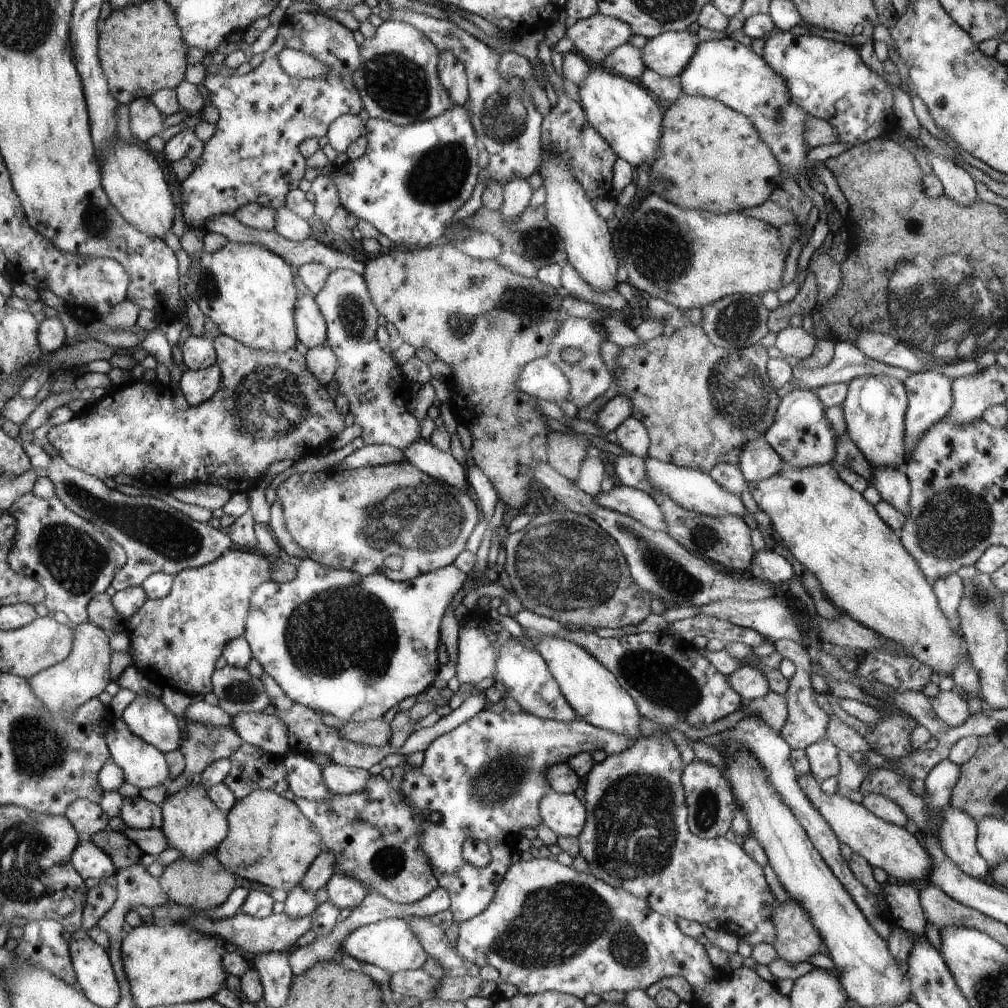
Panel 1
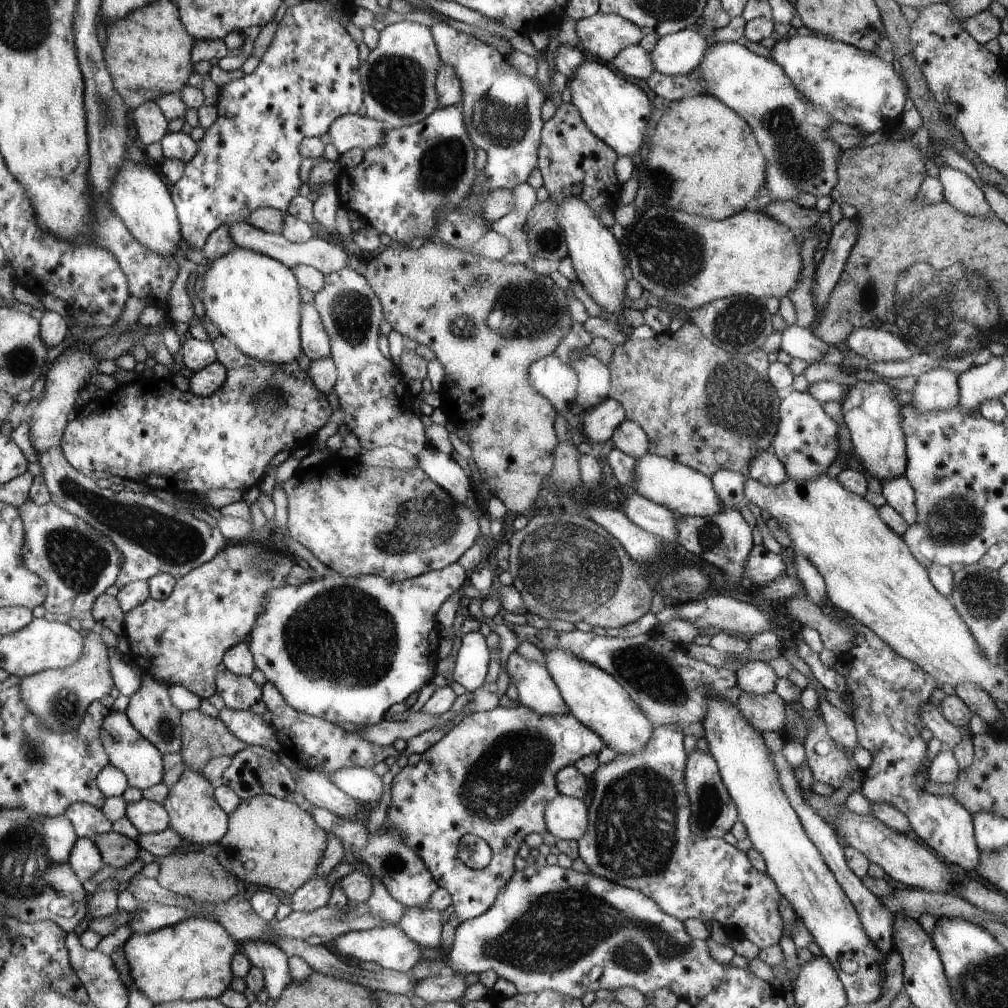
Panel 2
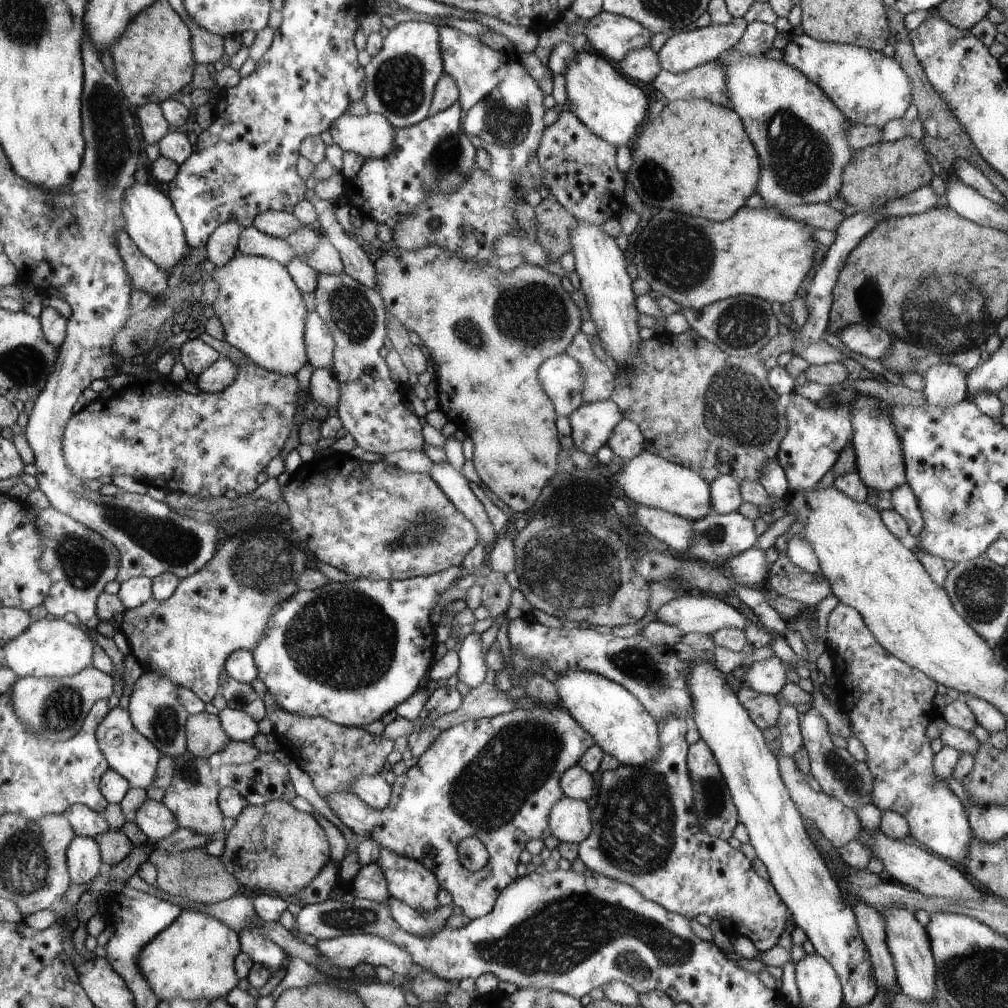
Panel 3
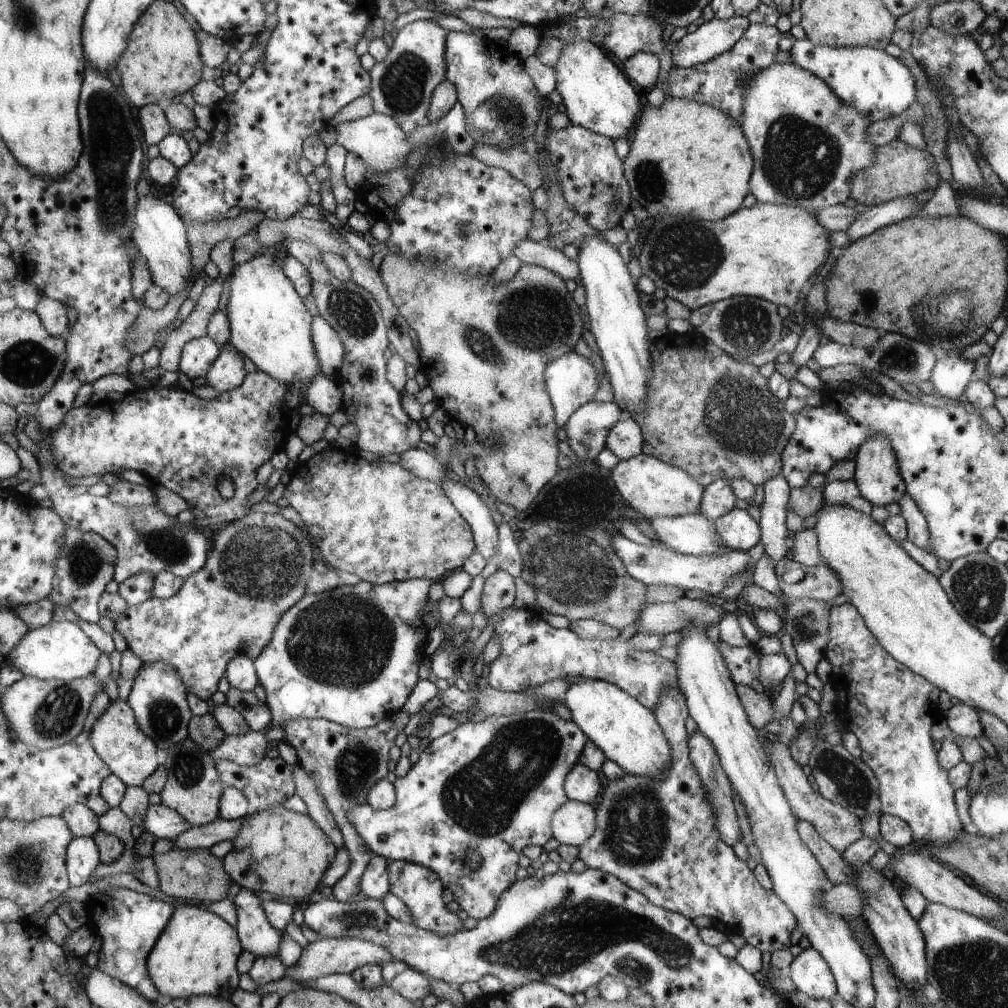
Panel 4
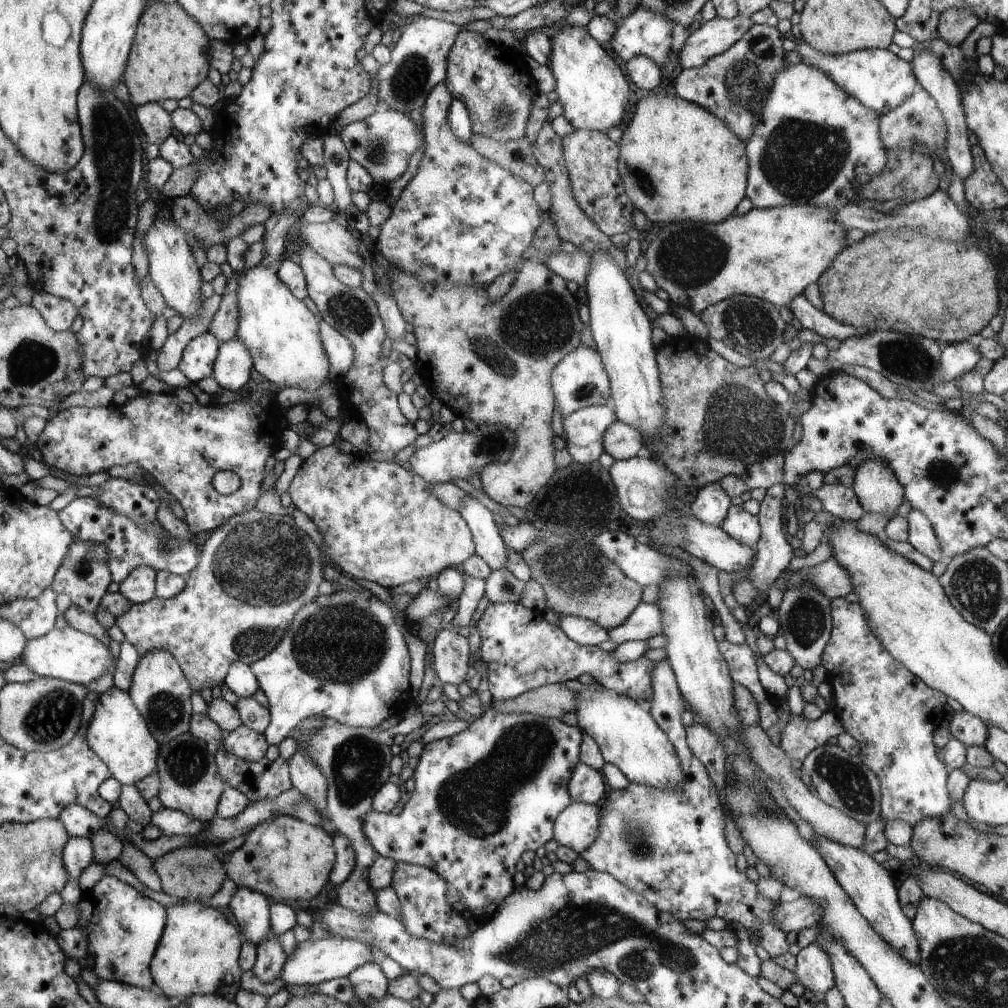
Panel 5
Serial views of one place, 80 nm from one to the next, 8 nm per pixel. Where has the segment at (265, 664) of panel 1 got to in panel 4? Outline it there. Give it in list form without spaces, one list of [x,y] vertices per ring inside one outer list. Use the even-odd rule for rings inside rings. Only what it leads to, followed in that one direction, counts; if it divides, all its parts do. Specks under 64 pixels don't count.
[[[408,579],[397,583],[384,583],[383,585],[375,585],[368,581],[360,581],[356,585],[340,585],[334,590],[322,591],[319,593],[305,594],[300,604],[296,603],[292,608],[285,612],[283,618],[279,621],[278,628],[275,629],[275,634],[270,639],[265,650],[258,655],[254,660],[255,671],[260,680],[262,688],[266,693],[266,706],[271,712],[271,721],[269,722],[270,729],[266,732],[267,740],[276,740],[280,742],[281,736],[276,732],[280,732],[280,728],[287,720],[296,719],[324,719],[351,729],[363,729],[368,727],[376,727],[376,724],[384,718],[392,718],[399,710],[402,710],[404,703],[408,700],[408,696],[414,691],[414,687],[418,684],[418,666],[416,658],[418,654],[423,653],[426,644],[428,644],[428,628],[419,615],[419,610],[422,605],[428,601],[428,592],[430,586],[440,580],[426,579]]]

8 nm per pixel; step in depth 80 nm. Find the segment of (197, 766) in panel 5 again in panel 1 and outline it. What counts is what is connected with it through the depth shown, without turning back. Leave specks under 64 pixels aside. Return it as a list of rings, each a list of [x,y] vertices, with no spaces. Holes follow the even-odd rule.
[[[200,782],[190,783],[188,786],[182,787],[179,791],[167,795],[167,797],[160,804],[162,814],[164,816],[164,824],[161,829],[166,833],[169,840],[170,848],[180,850],[181,856],[190,860],[204,859],[209,854],[210,850],[215,850],[224,842],[226,835],[229,834],[228,815],[223,813],[210,800],[208,789]]]

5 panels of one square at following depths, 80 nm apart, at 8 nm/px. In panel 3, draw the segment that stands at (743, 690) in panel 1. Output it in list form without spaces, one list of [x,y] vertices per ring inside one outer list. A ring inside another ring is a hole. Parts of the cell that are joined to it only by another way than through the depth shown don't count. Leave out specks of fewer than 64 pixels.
[[[772,656],[768,659],[756,661],[748,669],[746,685],[754,692],[763,695],[779,695],[786,679],[787,664],[779,657]]]

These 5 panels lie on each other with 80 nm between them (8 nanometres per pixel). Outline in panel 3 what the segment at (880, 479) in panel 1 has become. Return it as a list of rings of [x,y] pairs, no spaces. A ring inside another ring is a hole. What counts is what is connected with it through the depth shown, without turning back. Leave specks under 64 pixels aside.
[[[909,484],[899,486],[889,496],[893,509],[908,523],[910,536],[916,538],[924,528],[923,516],[918,501]]]

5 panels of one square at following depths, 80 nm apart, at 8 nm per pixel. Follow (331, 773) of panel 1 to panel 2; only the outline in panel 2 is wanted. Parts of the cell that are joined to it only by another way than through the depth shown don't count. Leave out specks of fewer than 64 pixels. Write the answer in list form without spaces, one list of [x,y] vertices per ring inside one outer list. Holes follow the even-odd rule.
[[[364,767],[349,768],[338,771],[332,782],[348,796],[361,803],[378,803],[384,794],[381,777]]]

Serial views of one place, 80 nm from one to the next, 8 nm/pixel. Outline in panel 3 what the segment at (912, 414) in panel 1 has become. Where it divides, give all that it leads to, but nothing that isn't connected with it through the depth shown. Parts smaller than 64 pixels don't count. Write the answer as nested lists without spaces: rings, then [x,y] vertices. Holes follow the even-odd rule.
[[[936,363],[924,372],[928,405],[953,405],[968,398],[967,372],[952,363]]]

